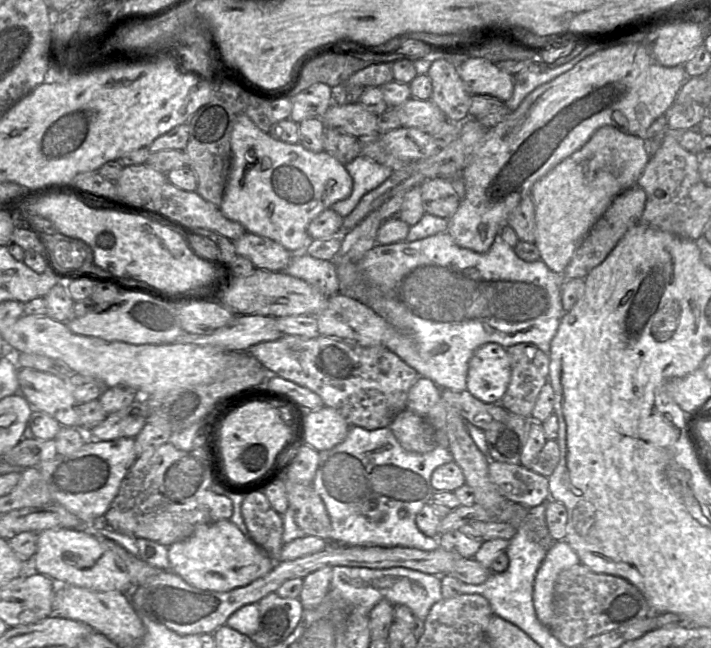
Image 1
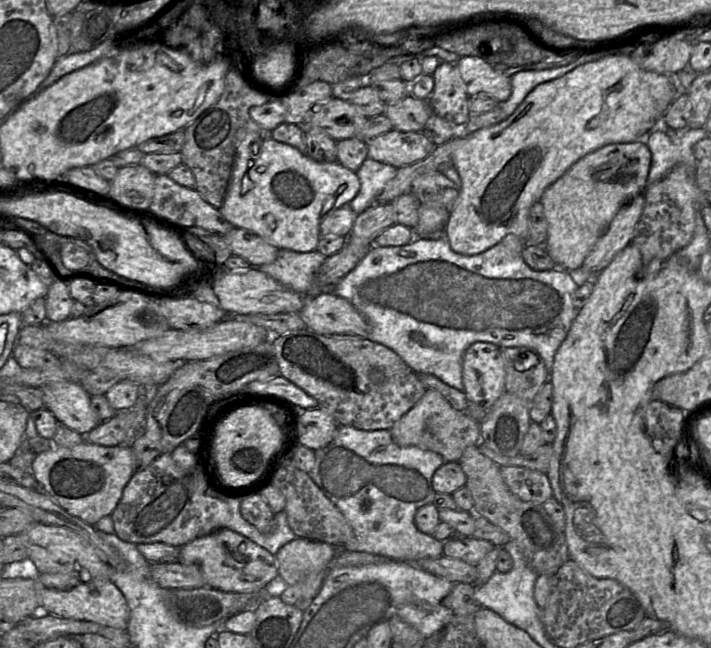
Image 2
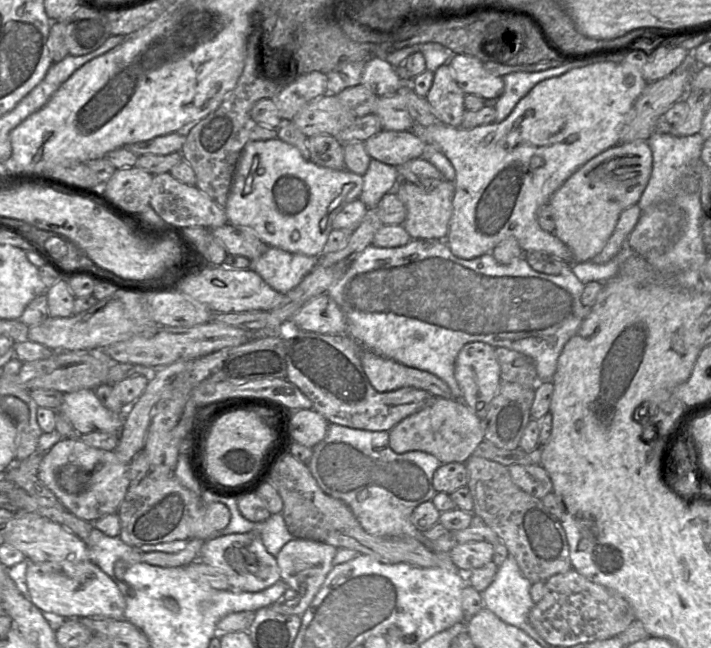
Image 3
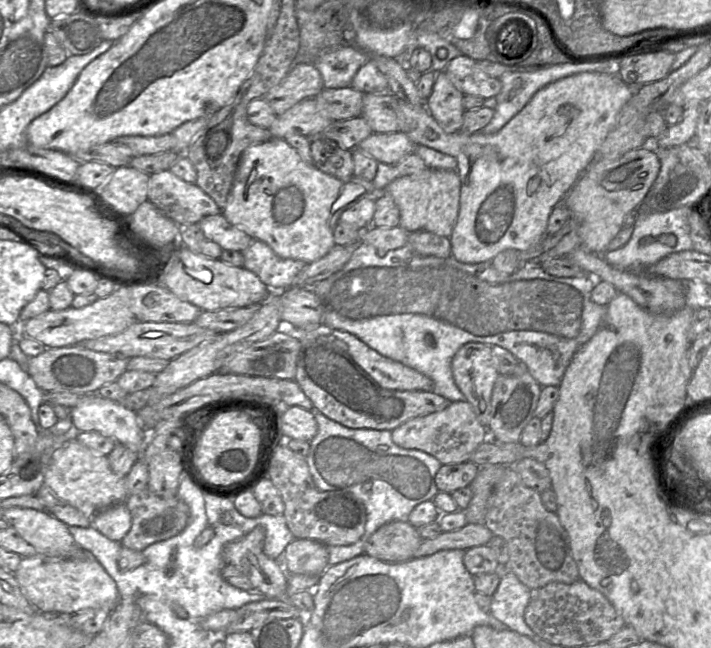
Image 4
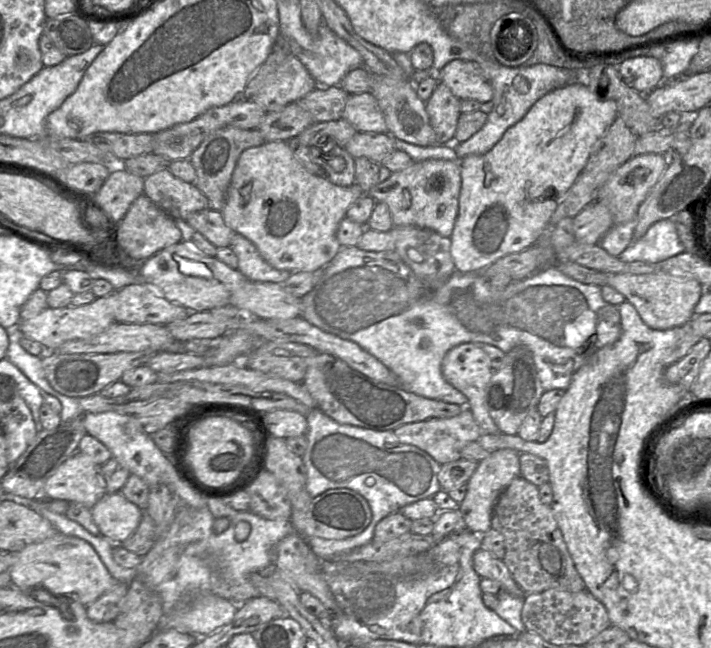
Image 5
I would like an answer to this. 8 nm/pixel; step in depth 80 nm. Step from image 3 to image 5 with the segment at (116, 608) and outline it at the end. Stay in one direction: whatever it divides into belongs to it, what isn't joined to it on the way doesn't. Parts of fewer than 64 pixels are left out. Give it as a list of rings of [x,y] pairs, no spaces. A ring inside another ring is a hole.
[[[60,532],[16,552],[9,574],[12,584],[27,596],[42,586],[54,596],[67,596],[85,606],[92,604],[114,585],[113,577],[88,542]]]

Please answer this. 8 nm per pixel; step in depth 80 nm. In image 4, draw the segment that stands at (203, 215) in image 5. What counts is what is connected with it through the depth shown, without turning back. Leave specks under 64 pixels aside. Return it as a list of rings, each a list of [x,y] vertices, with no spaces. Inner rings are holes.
[[[222,213],[204,217],[199,226],[204,235],[223,250],[242,252],[255,240],[244,229],[229,223]]]

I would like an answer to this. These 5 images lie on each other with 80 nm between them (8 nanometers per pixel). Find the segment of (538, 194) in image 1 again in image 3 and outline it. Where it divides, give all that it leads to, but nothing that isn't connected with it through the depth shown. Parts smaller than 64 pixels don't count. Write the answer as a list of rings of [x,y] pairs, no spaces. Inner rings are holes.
[[[636,140],[617,144],[596,155],[576,170],[550,197],[548,204],[553,210],[555,229],[553,234],[572,252],[574,263],[588,262],[606,245],[620,214],[639,202],[652,172],[652,151],[647,141]]]

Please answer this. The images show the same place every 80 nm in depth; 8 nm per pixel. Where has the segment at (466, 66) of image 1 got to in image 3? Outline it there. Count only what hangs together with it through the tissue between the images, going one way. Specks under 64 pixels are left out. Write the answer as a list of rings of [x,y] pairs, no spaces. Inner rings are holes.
[[[456,54],[448,62],[455,81],[466,94],[485,99],[498,98],[504,90],[504,80],[488,72],[484,63],[476,57]]]

